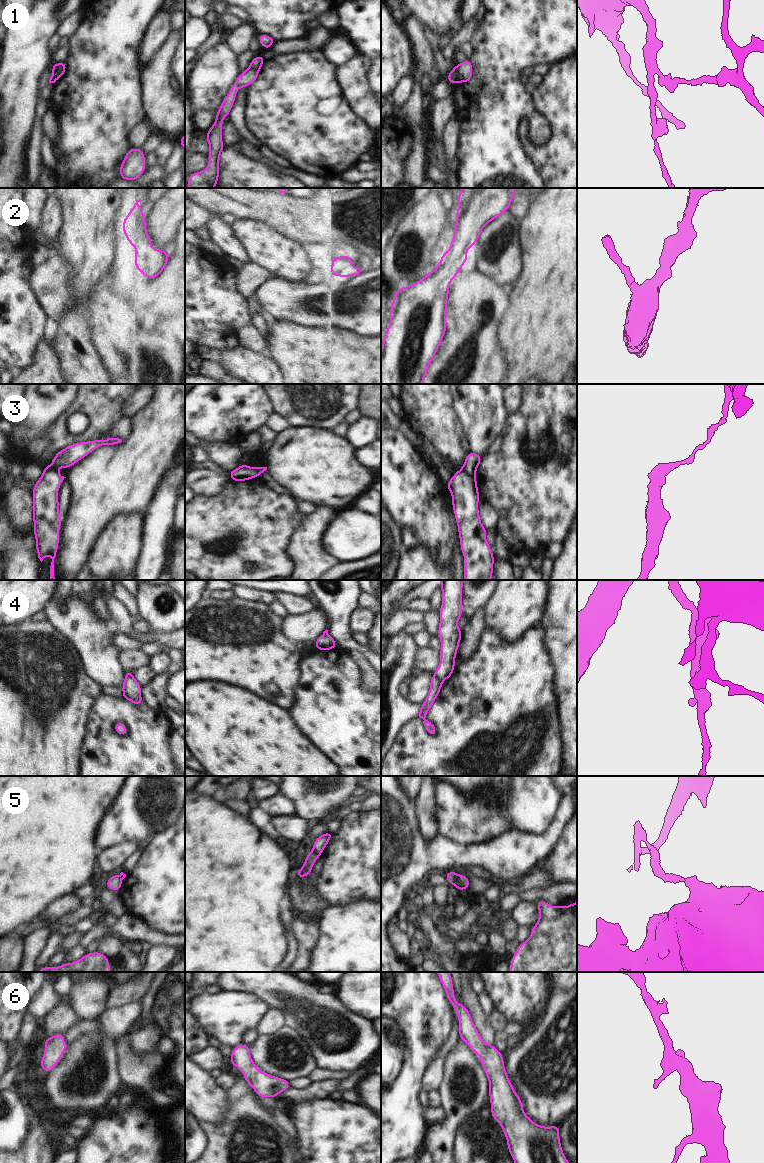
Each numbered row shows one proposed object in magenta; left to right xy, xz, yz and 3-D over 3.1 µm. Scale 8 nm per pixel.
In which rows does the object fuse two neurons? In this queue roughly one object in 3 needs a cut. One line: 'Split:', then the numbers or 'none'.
Split: 1, 3, 4, 5

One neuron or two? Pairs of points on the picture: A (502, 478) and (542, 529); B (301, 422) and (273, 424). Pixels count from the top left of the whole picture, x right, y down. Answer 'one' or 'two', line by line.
A: one
B: two

